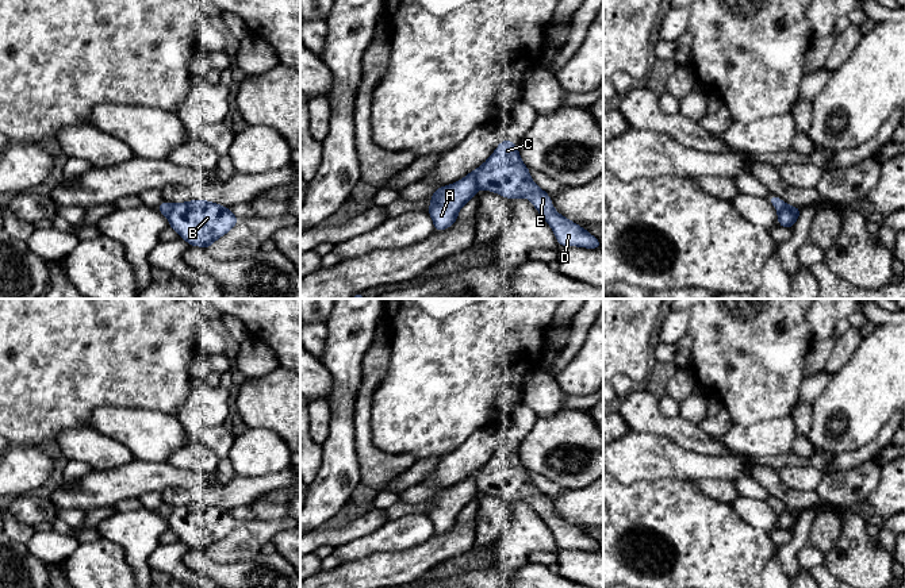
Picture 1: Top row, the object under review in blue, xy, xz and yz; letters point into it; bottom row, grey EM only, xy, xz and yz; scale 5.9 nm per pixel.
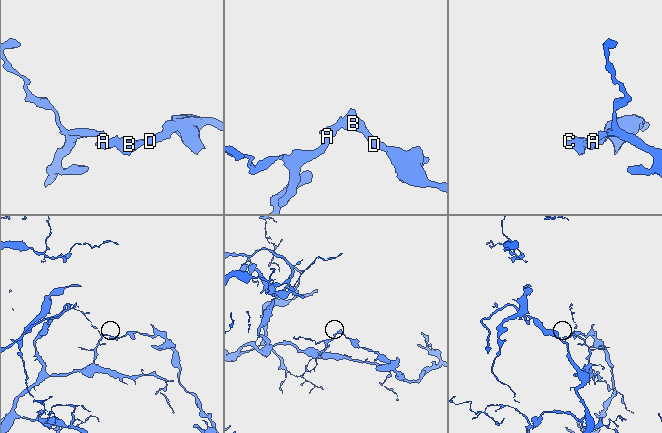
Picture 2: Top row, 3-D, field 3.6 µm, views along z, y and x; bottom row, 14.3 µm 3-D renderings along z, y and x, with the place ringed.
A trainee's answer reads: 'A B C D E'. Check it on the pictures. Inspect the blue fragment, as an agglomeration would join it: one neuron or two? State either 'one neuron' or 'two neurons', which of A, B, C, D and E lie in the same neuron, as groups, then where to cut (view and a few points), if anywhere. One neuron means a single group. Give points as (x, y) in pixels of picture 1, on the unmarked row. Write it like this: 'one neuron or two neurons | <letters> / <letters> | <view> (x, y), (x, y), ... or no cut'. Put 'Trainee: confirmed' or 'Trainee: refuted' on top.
Trainee: refuted
two neurons | A / B C D E | yz (778, 511), (787, 510), (796, 522)

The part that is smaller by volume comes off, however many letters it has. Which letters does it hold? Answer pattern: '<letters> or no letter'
B, C, D, E

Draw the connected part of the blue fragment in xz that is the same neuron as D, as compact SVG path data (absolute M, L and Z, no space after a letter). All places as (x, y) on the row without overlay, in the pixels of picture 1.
M505 442L498 447L491 460L476 472L475 485L478 491L501 496L509 503L529 500L553 533L559 549L603 550L601 543L583 530L555 514L551 499L532 484L514 445Z

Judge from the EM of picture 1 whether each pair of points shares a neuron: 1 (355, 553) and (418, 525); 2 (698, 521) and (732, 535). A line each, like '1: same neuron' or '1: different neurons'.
1: same neuron
2: same neuron

